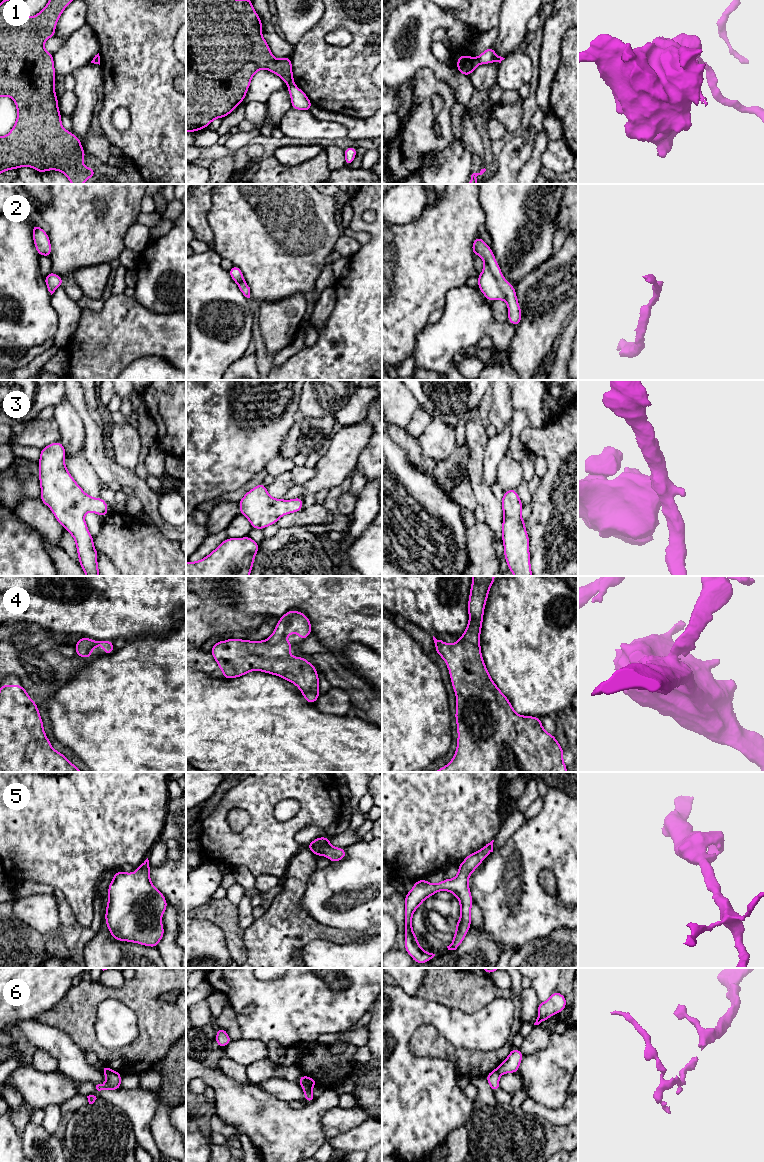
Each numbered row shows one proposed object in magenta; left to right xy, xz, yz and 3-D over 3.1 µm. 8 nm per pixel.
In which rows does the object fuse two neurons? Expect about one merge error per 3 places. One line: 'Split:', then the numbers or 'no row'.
Split: 1, 6

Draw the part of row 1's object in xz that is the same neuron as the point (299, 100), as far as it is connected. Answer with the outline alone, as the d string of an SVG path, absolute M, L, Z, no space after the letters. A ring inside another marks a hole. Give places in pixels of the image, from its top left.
M295 84L288 86L288 92L291 96L291 107L296 110L310 111L313 105L306 93L299 89Z

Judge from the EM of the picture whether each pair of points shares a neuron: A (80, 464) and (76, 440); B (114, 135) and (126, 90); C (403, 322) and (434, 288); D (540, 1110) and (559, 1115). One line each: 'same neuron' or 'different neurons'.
A: different neurons
B: same neuron
C: same neuron
D: same neuron

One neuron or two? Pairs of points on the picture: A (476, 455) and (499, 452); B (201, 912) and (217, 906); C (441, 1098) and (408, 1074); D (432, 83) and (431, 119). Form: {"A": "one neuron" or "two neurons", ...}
{"A": "two neurons", "B": "one neuron", "C": "one neuron", "D": "one neuron"}

